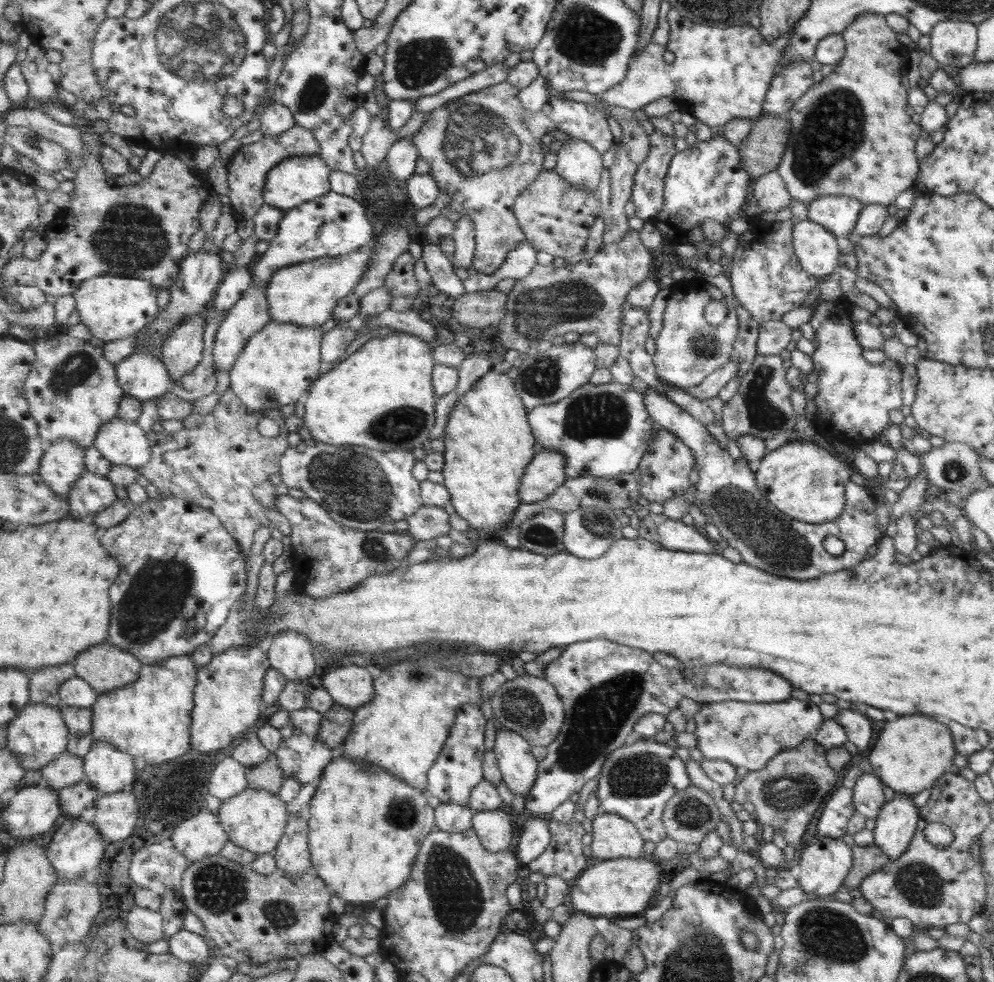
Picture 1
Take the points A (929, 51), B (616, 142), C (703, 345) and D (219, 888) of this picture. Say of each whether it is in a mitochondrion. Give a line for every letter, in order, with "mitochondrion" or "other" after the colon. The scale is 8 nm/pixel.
A: other
B: other
C: mitochondrion
D: mitochondrion

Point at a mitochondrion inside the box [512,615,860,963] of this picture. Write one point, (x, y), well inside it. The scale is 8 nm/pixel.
(598, 715)

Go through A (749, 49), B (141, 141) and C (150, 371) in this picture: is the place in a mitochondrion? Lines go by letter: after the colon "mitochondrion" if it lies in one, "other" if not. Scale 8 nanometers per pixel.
A: other
B: other
C: other

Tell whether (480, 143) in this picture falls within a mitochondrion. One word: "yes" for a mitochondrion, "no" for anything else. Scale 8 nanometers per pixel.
yes

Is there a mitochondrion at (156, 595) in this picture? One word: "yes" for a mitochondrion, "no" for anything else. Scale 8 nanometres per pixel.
yes

